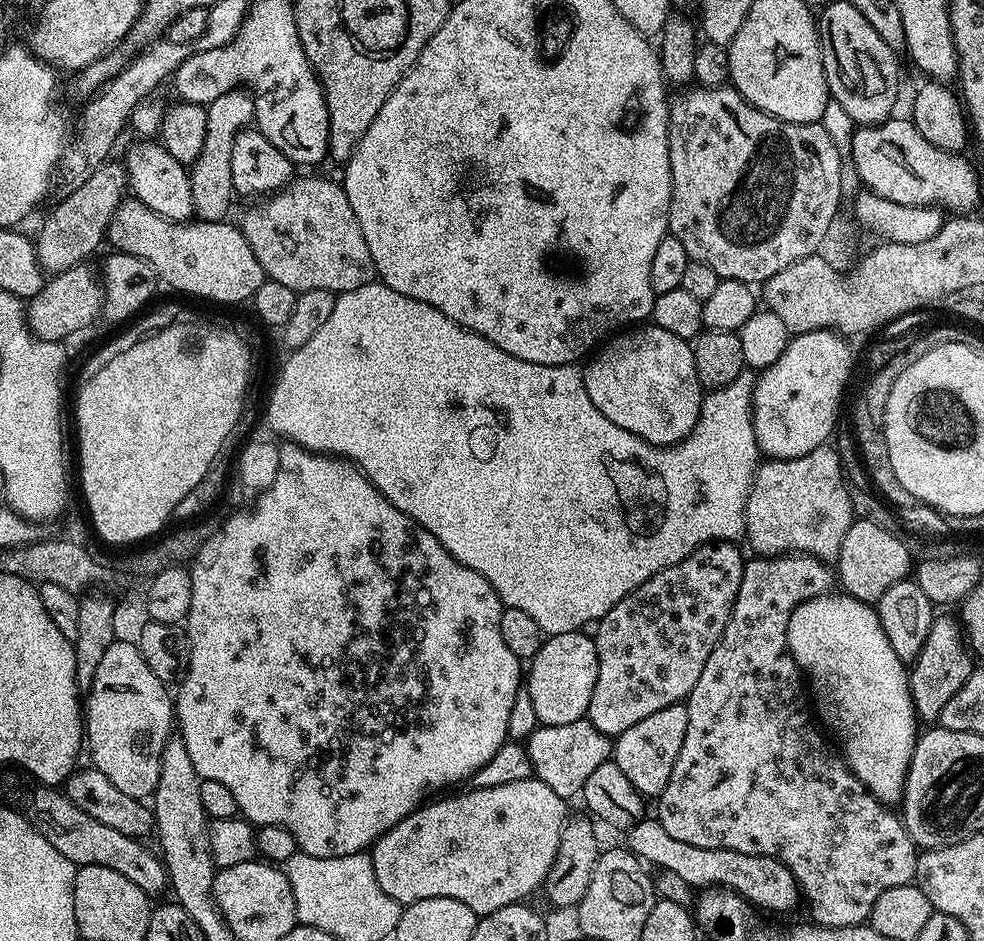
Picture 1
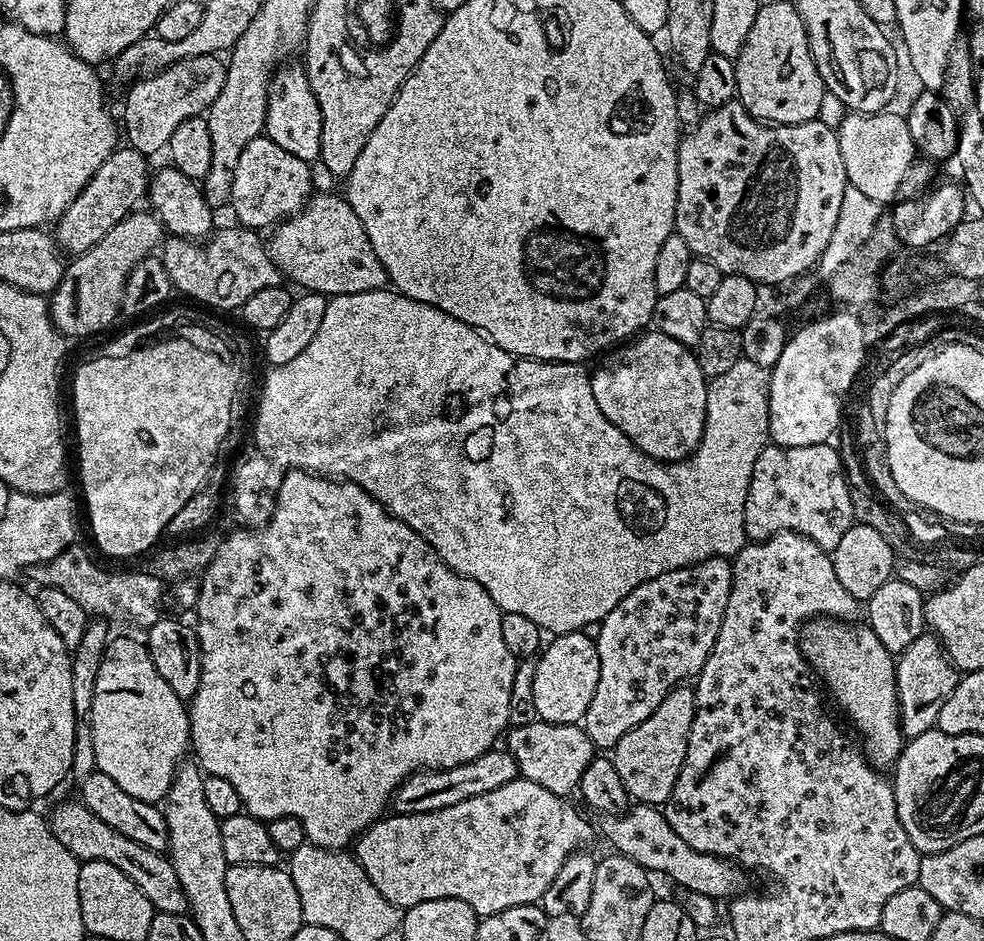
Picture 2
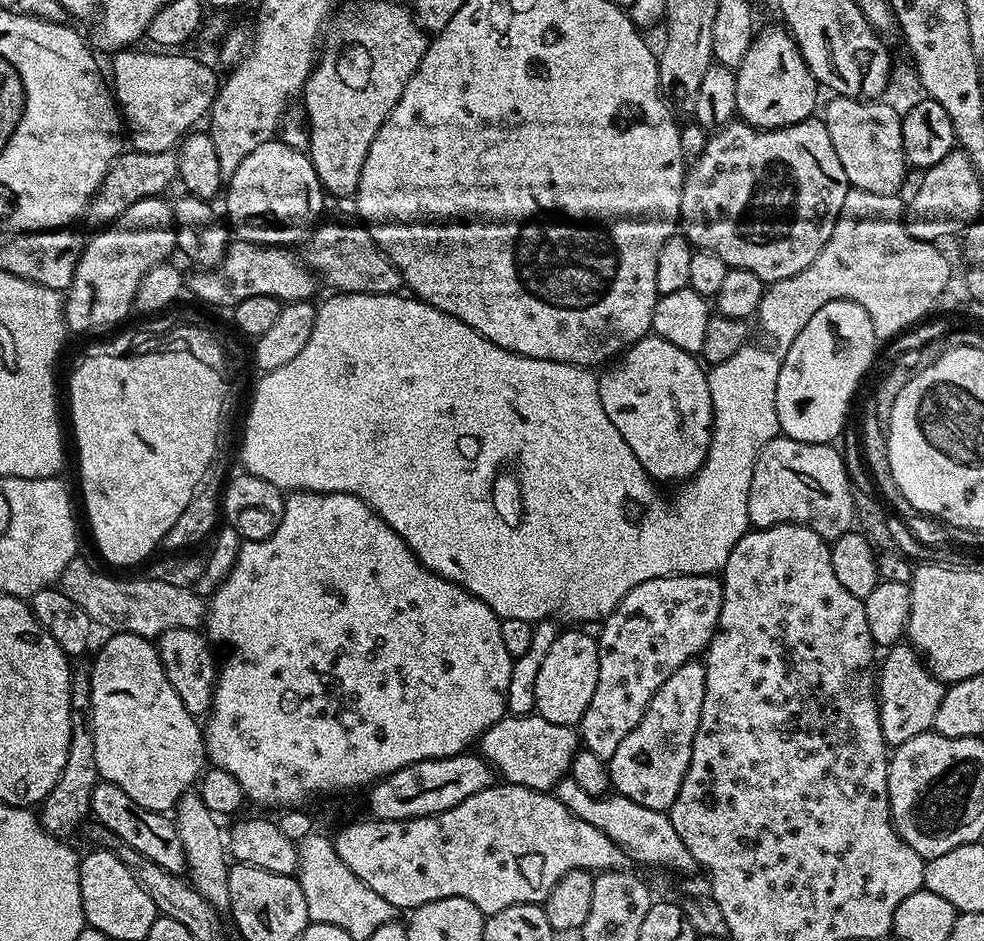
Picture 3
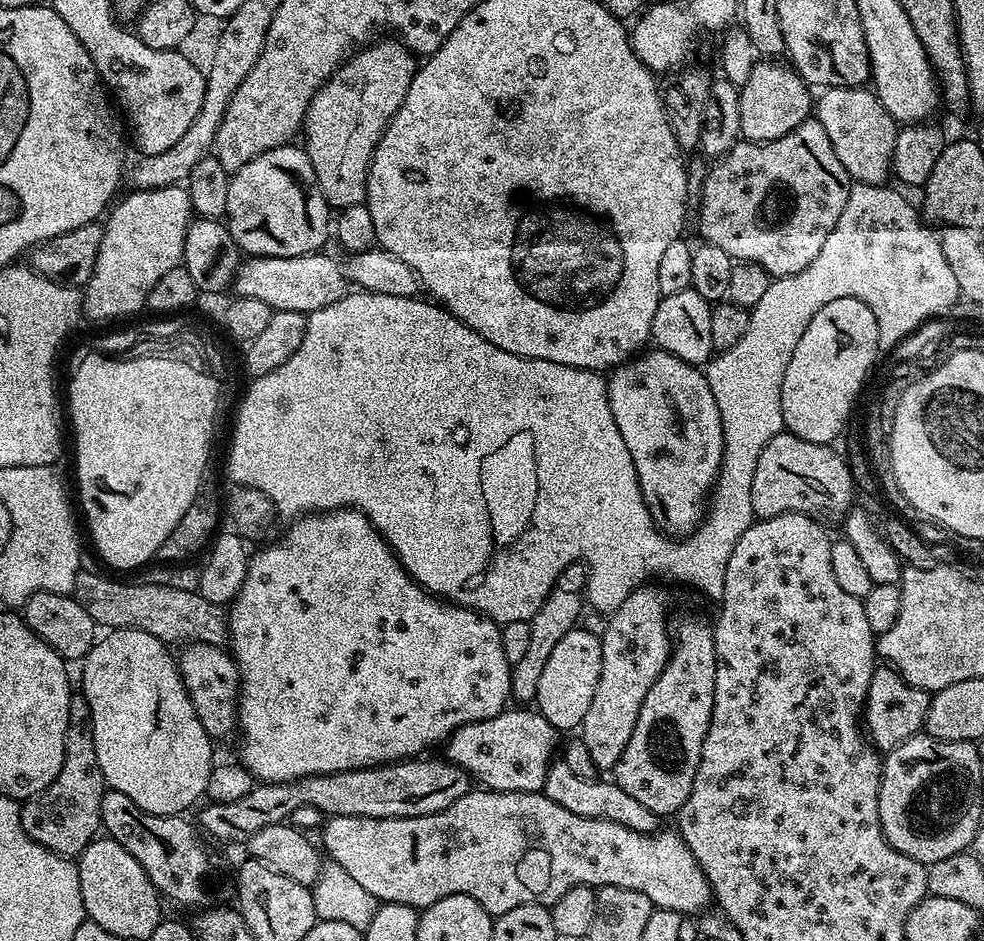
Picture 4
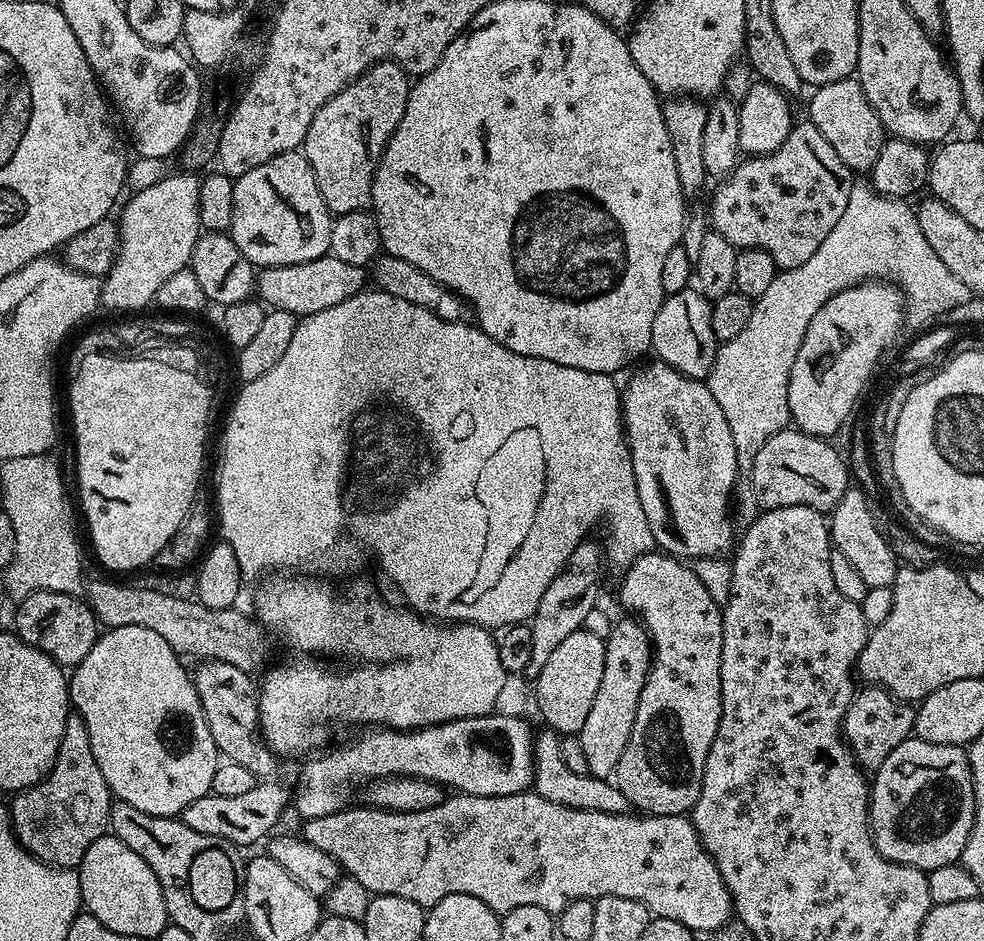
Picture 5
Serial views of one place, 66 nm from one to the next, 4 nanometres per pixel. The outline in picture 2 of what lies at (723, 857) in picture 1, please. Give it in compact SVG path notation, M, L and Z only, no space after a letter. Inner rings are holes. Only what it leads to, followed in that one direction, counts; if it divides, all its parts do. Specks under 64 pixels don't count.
M633 803L627 812L621 812L619 816L601 815L599 821L599 835L601 832L616 847L613 849L619 855L638 862L638 866L649 873L661 872L662 875L669 876L673 885L706 894L717 902L739 897L745 891L743 888L747 886L749 876L745 869L732 860L724 860L721 856L694 850L694 846L686 846L686 842L682 842L682 838L674 834L674 826L666 822L659 807Z

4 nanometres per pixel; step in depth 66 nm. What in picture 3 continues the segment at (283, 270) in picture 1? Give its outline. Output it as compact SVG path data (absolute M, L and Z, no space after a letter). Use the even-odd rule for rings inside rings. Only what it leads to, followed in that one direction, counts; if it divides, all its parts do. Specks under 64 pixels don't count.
M359 223L323 224L312 229L303 245L304 254L302 253L303 263L307 264L323 283L325 280L337 293L369 292L379 296L391 296L401 291L400 272L376 245L369 229Z

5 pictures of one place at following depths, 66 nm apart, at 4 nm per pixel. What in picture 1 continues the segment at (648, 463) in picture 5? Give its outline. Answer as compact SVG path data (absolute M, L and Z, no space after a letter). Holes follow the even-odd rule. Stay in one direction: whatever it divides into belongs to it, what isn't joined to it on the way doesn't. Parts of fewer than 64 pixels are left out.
M655 326L644 328L641 332L636 332L632 337L624 336L621 340L616 340L592 365L589 366L588 372L584 376L584 385L588 387L590 398L594 402L594 406L606 418L610 418L610 422L614 422L618 426L622 426L628 432L634 433L635 436L640 436L646 443L655 444L657 446L671 446L678 444L680 441L688 437L694 430L694 426L700 417L700 405L702 403L702 385L698 374L696 373L696 363L694 362L694 354L692 353L692 344L687 340L678 338L674 334L670 334L666 330Z

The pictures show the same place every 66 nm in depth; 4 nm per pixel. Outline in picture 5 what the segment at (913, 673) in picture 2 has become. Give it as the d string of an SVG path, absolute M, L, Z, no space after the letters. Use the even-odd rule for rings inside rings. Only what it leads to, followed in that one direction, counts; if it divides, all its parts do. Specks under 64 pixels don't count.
M864 686L857 691L855 700L850 702L850 706L844 715L843 737L848 742L852 753L856 755L856 760L860 767L865 770L875 770L882 766L882 762L886 762L886 758L890 758L890 754L894 750L898 750L898 746L902 746L904 740L909 739L913 735L916 726L916 708L907 700L900 700L897 696L892 696L887 690L879 686Z

